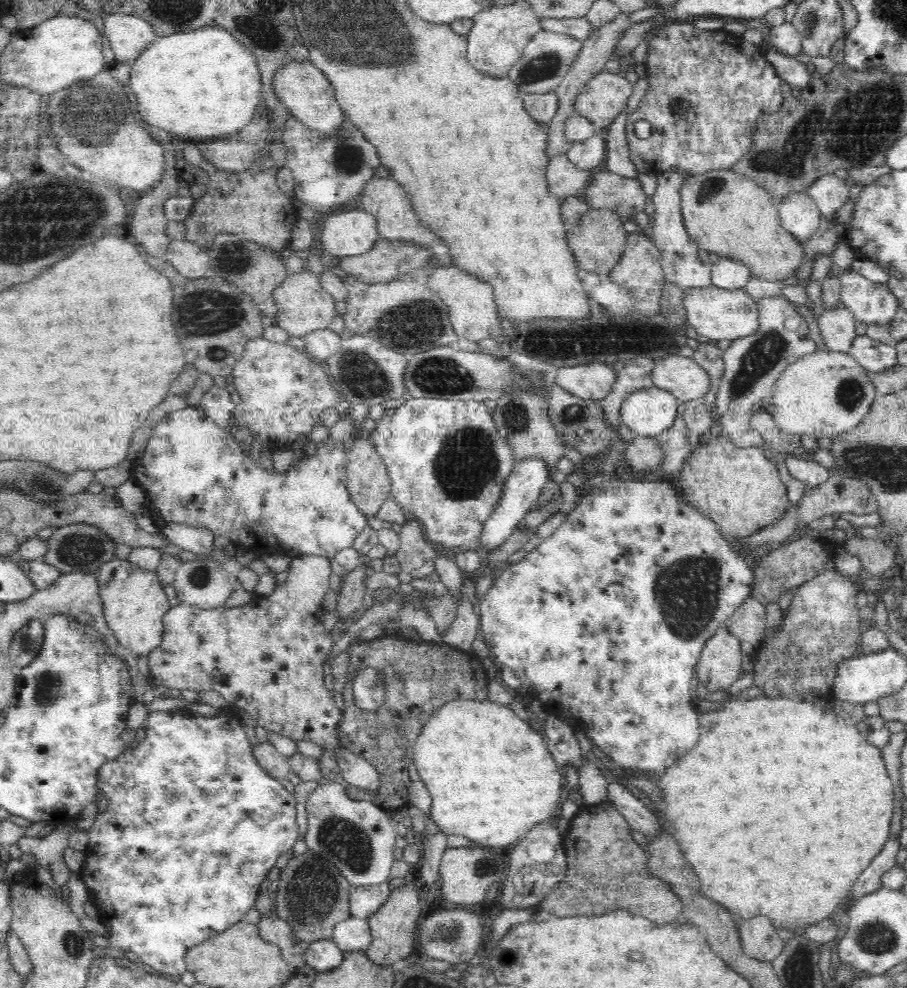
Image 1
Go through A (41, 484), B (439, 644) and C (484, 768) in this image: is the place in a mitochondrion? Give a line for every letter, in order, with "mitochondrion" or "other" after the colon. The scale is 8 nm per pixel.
A: mitochondrion
B: other
C: other

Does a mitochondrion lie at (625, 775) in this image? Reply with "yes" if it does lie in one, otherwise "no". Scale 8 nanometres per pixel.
no

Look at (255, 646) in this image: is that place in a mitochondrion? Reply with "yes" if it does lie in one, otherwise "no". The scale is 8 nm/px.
no

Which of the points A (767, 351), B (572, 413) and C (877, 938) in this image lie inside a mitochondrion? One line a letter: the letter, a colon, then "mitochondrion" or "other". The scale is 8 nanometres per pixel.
A: mitochondrion
B: mitochondrion
C: mitochondrion

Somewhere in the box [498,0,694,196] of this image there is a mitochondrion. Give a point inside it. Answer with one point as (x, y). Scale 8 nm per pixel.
(543, 66)

